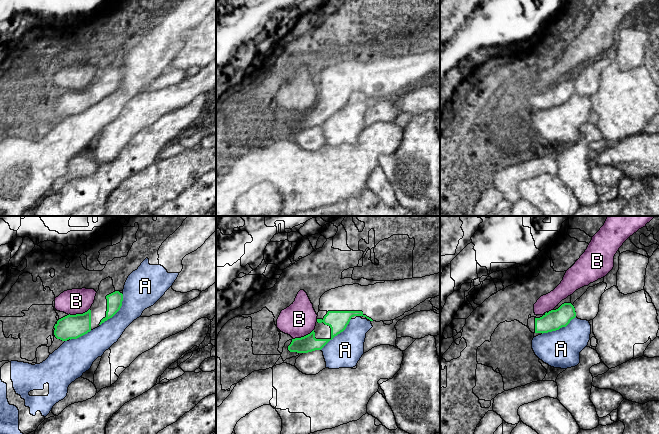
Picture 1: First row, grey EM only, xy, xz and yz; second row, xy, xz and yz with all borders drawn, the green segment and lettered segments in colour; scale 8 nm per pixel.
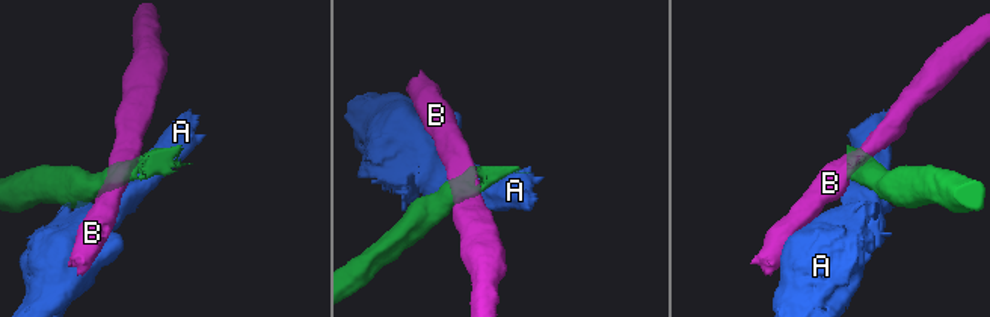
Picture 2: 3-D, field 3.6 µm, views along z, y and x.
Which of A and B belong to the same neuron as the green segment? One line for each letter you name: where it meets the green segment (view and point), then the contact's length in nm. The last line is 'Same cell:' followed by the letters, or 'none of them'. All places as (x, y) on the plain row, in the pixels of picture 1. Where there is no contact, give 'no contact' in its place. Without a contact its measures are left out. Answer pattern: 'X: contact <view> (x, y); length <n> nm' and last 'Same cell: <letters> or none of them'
Same cell: none of them

